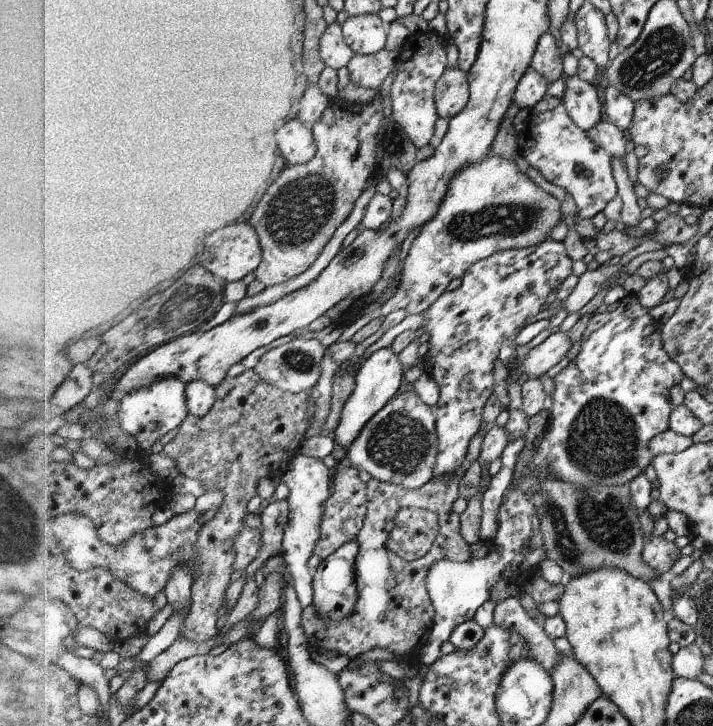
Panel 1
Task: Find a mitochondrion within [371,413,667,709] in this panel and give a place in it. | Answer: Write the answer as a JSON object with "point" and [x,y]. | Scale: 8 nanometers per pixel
{"point":[596,521]}

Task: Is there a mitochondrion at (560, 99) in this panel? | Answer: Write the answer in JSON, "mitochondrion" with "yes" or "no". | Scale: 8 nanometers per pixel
{"mitochondrion":"no"}

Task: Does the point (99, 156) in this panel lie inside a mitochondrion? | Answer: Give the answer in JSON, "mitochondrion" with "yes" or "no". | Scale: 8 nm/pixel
{"mitochondrion":"yes"}

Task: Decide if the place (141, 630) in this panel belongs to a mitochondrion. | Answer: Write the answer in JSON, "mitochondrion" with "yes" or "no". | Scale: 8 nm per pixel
{"mitochondrion":"no"}

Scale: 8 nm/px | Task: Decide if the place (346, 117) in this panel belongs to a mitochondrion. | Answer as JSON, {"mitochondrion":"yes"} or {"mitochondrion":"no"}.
{"mitochondrion":"no"}

